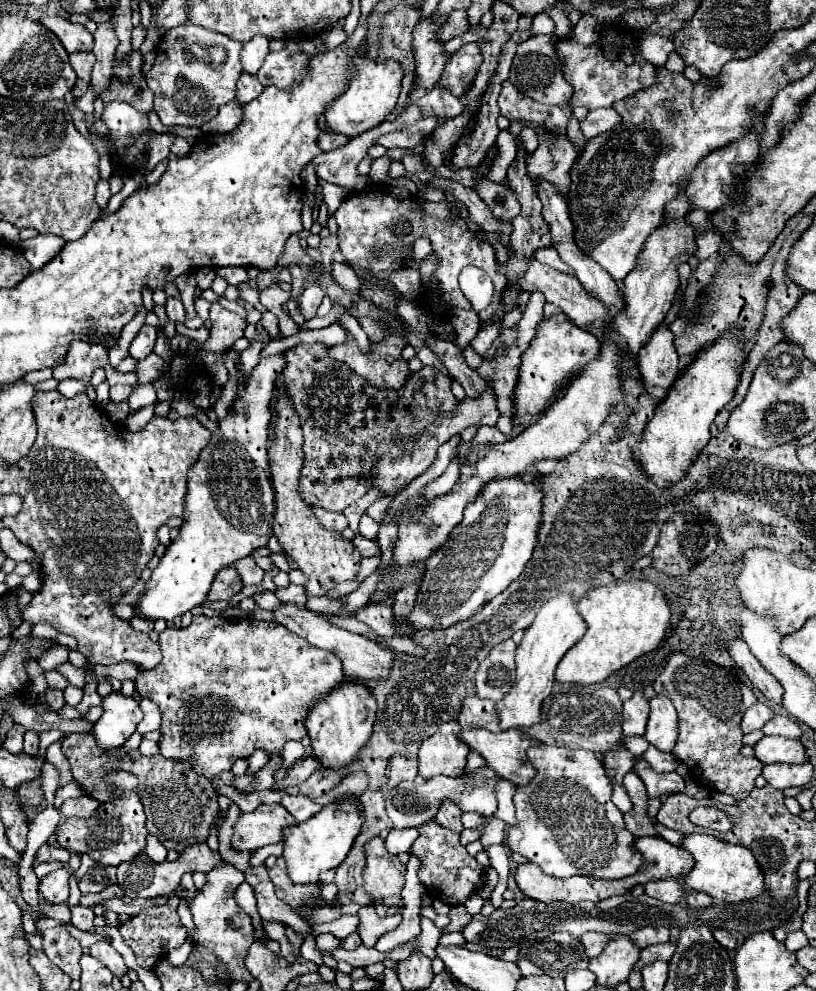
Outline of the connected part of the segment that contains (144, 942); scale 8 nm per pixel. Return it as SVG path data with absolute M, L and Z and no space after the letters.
M169 897L167 905L145 909L137 917L133 917L133 919L119 925L119 931L121 931L123 939L125 939L125 943L133 949L133 953L137 957L137 965L151 969L157 963L157 959L161 959L161 955L165 955L165 947L167 947L167 953L169 953L171 949L177 949L177 947L181 947L185 943L187 929L179 921L177 905L179 905L179 899Z

